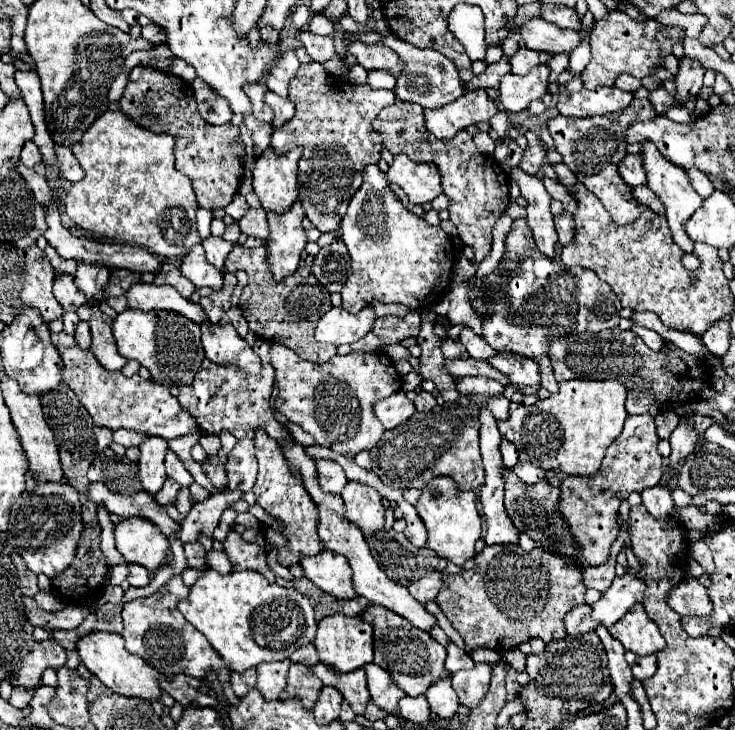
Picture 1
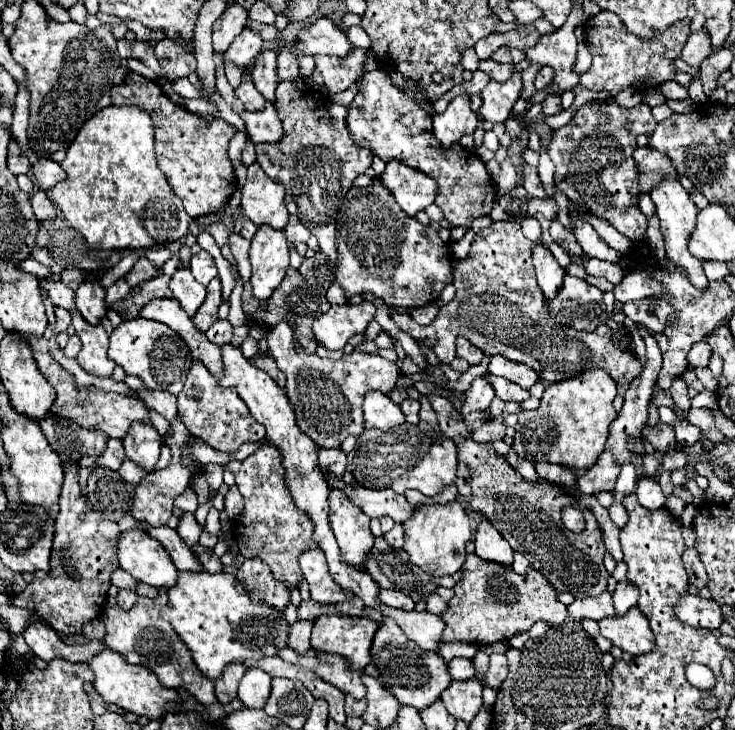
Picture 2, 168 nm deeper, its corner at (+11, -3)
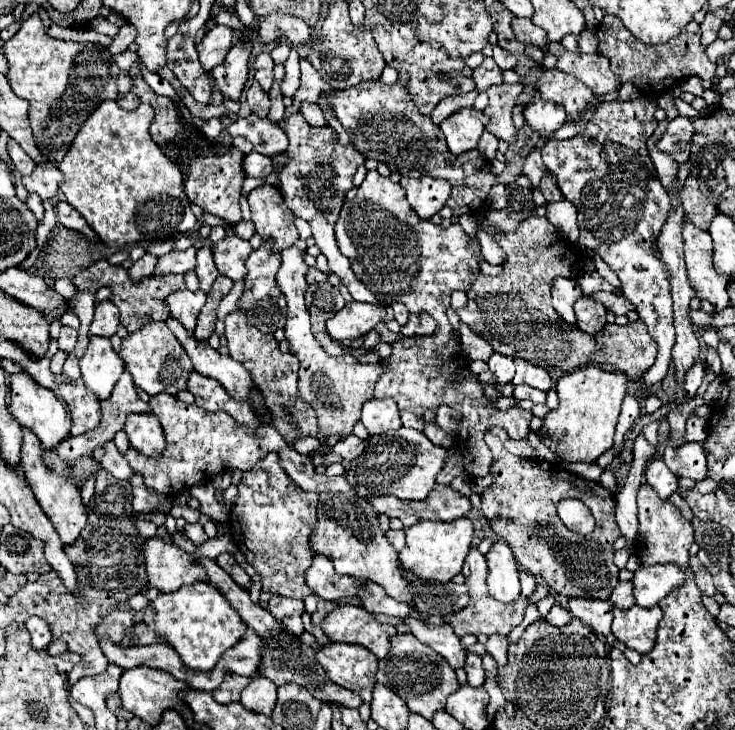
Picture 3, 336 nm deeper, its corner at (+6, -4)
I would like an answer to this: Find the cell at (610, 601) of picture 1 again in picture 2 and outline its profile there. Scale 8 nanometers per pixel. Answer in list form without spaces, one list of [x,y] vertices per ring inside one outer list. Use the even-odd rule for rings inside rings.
[[[623,580],[617,584],[615,592],[613,592],[613,606],[615,606],[615,614],[625,614],[631,606],[637,604],[639,598],[639,590],[633,582]]]

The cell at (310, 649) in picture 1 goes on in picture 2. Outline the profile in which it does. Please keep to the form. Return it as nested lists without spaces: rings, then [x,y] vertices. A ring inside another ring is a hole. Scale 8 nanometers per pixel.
[[[309,620],[295,622],[291,626],[291,634],[289,634],[289,642],[287,642],[291,646],[291,650],[295,650],[299,654],[305,654],[305,650],[311,648],[311,644],[309,644],[311,626],[313,626],[313,622],[309,622]]]

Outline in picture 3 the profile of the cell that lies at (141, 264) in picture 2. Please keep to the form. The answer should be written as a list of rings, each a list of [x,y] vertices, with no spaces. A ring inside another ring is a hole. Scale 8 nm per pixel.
[[[196,247],[188,249],[176,249],[168,255],[162,255],[156,265],[156,275],[164,273],[186,273],[196,267]]]

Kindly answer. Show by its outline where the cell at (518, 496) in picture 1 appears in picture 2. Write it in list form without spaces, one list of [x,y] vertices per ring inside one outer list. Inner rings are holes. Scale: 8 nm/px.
[[[435,392],[427,398],[437,414],[441,432],[457,444],[459,460],[463,460],[471,470],[471,508],[485,514],[511,548],[525,554],[531,566],[539,570],[557,592],[571,592],[575,598],[605,592],[609,574],[603,566],[603,538],[595,516],[589,510],[583,510],[587,524],[585,530],[579,534],[567,530],[561,520],[561,510],[573,506],[575,500],[565,490],[549,482],[543,482],[543,486],[531,486],[507,464],[505,456],[493,450],[491,444],[477,444],[471,438],[461,414],[457,414],[449,400]]]

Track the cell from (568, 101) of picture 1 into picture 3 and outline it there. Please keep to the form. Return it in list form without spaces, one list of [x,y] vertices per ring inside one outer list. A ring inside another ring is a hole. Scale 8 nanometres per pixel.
[[[536,97],[524,109],[524,119],[532,127],[532,131],[554,133],[566,122],[567,113],[563,106]]]

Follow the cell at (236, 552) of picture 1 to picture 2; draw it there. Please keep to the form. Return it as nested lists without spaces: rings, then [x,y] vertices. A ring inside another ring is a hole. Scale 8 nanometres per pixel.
[[[259,558],[245,560],[237,572],[237,578],[249,586],[255,602],[265,602],[275,608],[287,606],[289,590],[273,578],[269,566],[265,566]]]

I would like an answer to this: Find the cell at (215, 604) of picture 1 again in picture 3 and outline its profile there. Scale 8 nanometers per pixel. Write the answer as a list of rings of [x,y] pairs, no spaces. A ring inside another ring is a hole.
[[[192,583],[174,593],[160,593],[144,611],[144,623],[180,655],[186,667],[210,671],[226,649],[244,635],[240,615],[226,603],[222,593],[210,583]]]

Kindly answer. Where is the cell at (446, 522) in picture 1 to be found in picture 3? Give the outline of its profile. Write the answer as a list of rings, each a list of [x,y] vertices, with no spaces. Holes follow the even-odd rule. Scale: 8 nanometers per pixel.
[[[464,517],[450,523],[418,521],[414,523],[414,527],[406,529],[406,547],[400,551],[400,563],[404,569],[410,569],[420,579],[448,583],[452,581],[454,575],[460,573],[462,563],[470,551],[472,535],[474,535],[472,523]]]

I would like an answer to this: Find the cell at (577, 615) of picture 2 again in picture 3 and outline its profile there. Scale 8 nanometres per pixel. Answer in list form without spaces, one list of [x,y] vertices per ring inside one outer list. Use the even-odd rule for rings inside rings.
[[[620,581],[614,589],[614,593],[610,595],[610,603],[612,605],[622,605],[624,609],[634,605],[634,587],[630,587],[630,581]]]

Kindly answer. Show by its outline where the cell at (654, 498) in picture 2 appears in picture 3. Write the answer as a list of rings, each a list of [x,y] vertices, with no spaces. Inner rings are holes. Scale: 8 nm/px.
[[[652,459],[646,467],[646,483],[652,485],[662,499],[668,499],[678,489],[678,475],[672,473],[662,459]]]

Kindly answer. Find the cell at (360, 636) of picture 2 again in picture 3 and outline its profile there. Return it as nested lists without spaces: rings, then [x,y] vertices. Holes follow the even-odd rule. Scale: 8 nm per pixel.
[[[354,605],[334,607],[322,621],[322,629],[334,643],[364,645],[378,659],[384,659],[388,655],[390,651],[388,637],[394,637],[398,633],[394,625],[378,623],[370,613]]]

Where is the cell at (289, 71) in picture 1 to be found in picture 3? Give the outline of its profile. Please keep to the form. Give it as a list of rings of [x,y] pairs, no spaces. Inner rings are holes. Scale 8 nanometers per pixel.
[[[260,53],[256,59],[254,59],[254,79],[262,85],[264,91],[270,91],[272,87],[272,69],[274,69],[274,61],[268,53]]]

